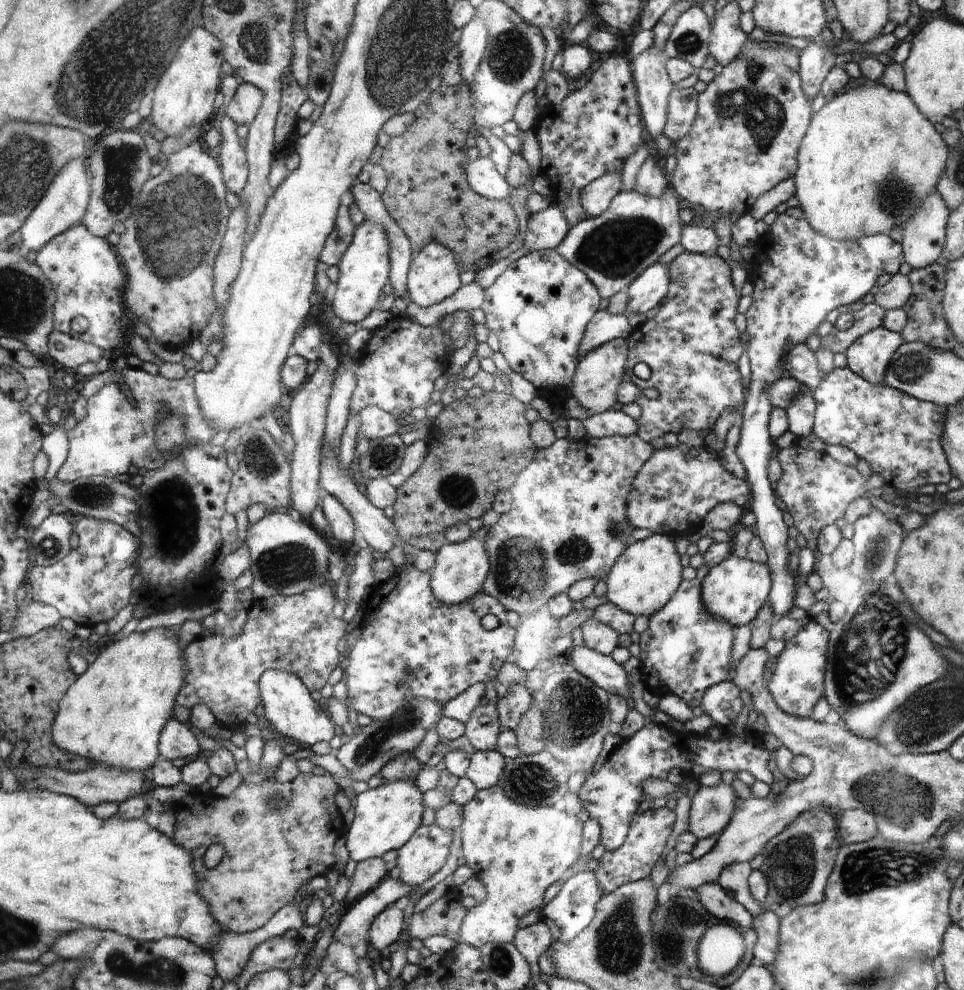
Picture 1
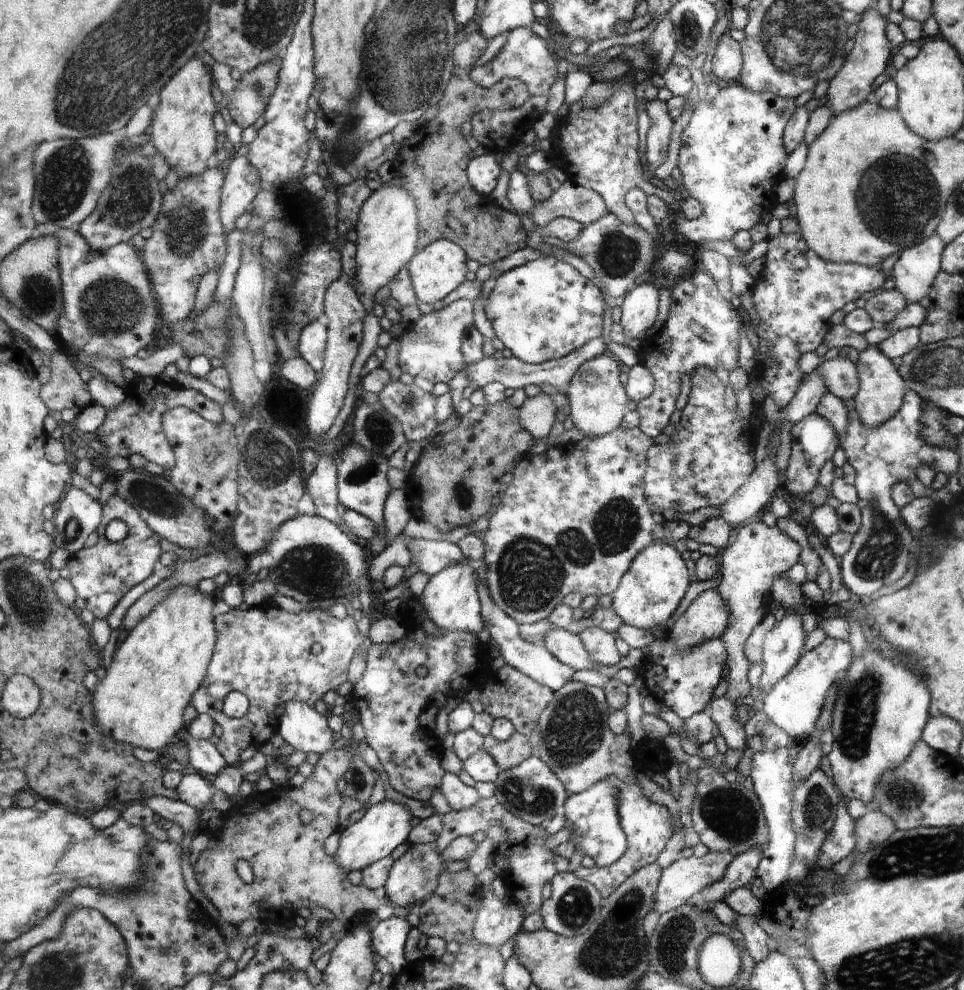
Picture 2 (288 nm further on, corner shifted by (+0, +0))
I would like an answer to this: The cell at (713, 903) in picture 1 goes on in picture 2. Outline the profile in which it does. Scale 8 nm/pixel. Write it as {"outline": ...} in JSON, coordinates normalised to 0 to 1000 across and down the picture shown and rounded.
{"outline":[[[765,925],[762,927],[762,937],[771,945],[773,962],[781,968],[781,972],[789,972],[794,966],[798,966],[802,954],[798,945],[787,937],[787,927],[785,925]]]}

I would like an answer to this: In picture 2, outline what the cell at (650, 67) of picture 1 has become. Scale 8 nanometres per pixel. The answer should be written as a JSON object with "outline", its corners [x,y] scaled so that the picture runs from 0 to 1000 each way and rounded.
{"outline":[[[675,101],[675,103],[669,103],[669,109],[671,109],[671,117],[675,121],[675,127],[671,131],[671,145],[669,145],[671,147],[669,166],[673,168],[673,174],[677,176],[692,158],[698,123],[692,115],[692,103]]]}

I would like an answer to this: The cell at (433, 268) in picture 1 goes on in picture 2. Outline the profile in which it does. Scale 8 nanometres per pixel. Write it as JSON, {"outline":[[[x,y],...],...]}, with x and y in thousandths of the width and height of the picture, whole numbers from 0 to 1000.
{"outline":[[[455,242],[451,246],[447,246],[447,251],[441,251],[435,255],[435,259],[430,259],[430,263],[426,263],[426,281],[428,281],[428,291],[433,297],[433,303],[437,307],[445,307],[449,309],[451,305],[464,301],[470,293],[474,293],[484,279],[484,257],[480,255],[478,248],[474,248],[468,242]]]}

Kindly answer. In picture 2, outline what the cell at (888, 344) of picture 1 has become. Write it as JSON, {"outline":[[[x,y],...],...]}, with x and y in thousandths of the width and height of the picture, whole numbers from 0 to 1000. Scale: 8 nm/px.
{"outline":[[[899,347],[897,354],[887,358],[887,374],[891,378],[891,396],[887,396],[885,406],[887,412],[891,414],[891,420],[895,422],[895,426],[899,428],[914,428],[918,424],[924,424],[924,420],[928,420],[928,416],[933,416],[933,412],[937,410],[937,386],[933,382],[933,374],[928,374],[920,362],[920,358],[916,358],[916,354],[912,354],[912,349],[908,347]]]}

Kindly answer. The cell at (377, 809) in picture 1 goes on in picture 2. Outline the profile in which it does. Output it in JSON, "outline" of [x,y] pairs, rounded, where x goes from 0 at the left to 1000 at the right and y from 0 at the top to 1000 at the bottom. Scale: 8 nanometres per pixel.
{"outline":[[[397,808],[389,814],[381,816],[381,822],[368,830],[366,834],[358,836],[354,842],[354,853],[352,853],[352,861],[348,863],[352,867],[352,873],[364,881],[364,879],[372,879],[377,881],[379,877],[385,877],[385,873],[404,867],[408,863],[408,859],[416,853],[424,853],[424,842],[428,836],[428,822],[426,818],[416,812],[416,810],[406,810],[406,808]]]}

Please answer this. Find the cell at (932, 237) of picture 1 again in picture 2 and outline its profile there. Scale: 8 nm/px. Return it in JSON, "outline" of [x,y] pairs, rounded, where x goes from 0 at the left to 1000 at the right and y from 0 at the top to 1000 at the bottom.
{"outline":[[[972,232],[962,236],[962,242],[949,251],[941,251],[924,271],[922,279],[928,285],[928,291],[939,297],[941,305],[957,303],[962,295],[966,295],[972,273],[974,259],[978,253],[978,240],[974,240]]]}

